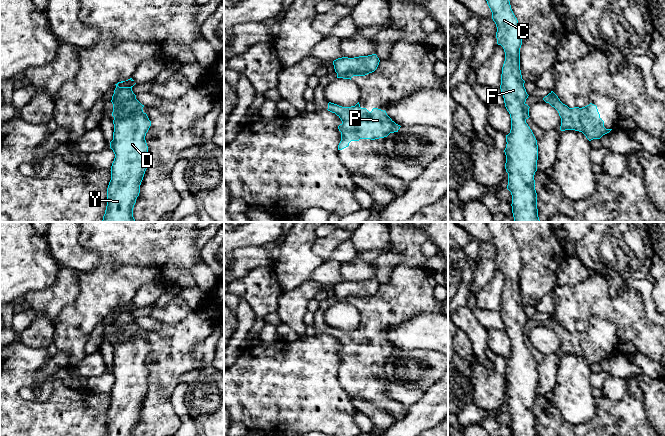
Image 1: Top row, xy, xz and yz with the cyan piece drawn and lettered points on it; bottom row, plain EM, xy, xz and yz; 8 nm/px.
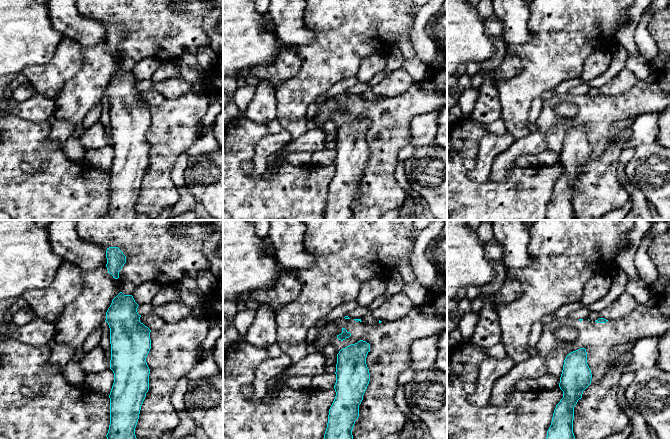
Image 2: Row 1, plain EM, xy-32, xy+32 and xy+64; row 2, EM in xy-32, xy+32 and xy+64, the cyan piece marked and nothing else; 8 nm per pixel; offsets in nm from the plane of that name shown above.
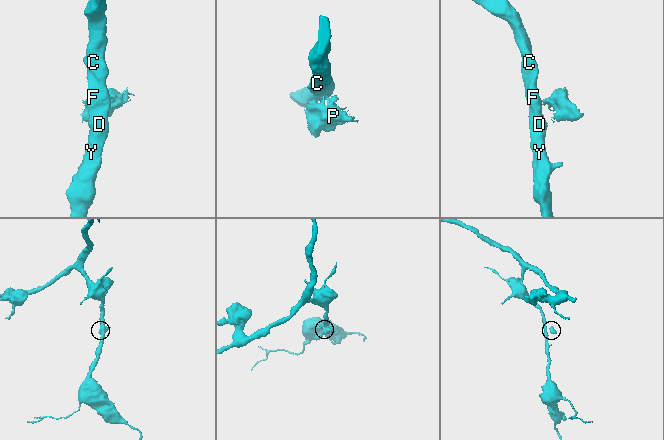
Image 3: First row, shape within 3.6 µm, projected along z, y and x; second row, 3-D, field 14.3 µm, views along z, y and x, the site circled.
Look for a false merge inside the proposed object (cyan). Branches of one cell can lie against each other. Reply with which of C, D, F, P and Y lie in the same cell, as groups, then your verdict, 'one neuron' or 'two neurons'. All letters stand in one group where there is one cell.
groups C D F Y / P; two neurons

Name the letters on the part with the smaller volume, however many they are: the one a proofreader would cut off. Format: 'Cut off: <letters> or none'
Cut off: P

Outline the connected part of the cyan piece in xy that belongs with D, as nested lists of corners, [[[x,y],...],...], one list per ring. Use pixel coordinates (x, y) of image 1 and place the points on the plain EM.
[[[137,335],[121,343],[114,342],[113,348],[110,372],[115,382],[111,390],[105,436],[133,436],[148,390],[145,360],[151,345],[146,337]]]

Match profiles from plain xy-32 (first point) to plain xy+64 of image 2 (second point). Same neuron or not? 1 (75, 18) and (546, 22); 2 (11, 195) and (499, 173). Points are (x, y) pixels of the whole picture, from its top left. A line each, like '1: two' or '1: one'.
1: two
2: two

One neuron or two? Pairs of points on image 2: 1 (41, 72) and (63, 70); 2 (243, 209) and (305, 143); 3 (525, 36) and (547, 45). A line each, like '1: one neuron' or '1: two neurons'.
1: one neuron
2: two neurons
3: two neurons

